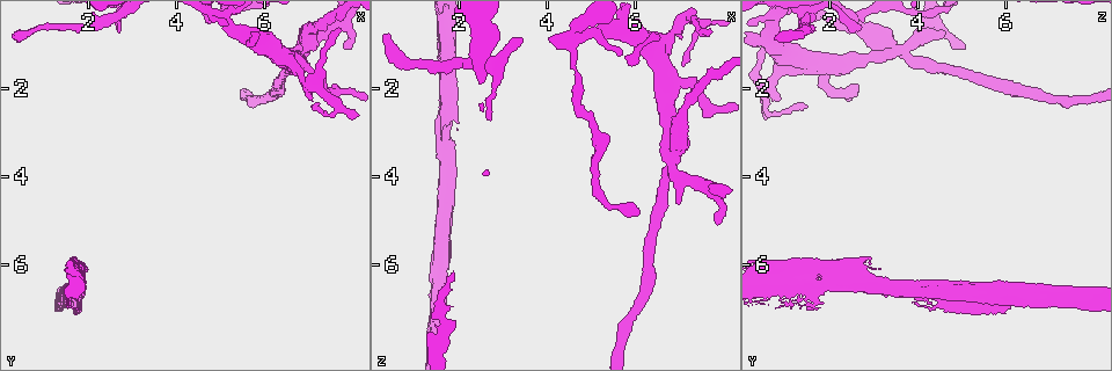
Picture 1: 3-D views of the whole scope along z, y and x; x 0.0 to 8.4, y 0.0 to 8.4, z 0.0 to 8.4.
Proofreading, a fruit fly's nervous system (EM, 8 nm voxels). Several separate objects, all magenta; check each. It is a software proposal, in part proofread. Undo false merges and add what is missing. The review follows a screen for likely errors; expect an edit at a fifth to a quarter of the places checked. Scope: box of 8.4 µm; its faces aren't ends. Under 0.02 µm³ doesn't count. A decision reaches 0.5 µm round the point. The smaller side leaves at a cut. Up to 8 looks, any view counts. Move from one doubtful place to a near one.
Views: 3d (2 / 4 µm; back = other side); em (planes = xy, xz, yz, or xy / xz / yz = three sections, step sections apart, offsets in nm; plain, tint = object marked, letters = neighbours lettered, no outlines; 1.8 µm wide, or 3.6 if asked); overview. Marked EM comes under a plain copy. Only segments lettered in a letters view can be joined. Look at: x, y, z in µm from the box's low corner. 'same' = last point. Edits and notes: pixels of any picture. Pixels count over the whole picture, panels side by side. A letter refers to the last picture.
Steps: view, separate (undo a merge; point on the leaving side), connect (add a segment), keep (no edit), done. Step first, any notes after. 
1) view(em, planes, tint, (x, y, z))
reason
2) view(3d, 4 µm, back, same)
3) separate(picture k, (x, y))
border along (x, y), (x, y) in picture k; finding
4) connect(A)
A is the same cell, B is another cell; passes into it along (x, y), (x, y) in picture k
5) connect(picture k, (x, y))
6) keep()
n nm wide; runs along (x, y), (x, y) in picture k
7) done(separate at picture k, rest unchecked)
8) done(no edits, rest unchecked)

view(em, 3.6 µm, xz, step 4, letters, (7.70, 0.75, 0.65))
thin end

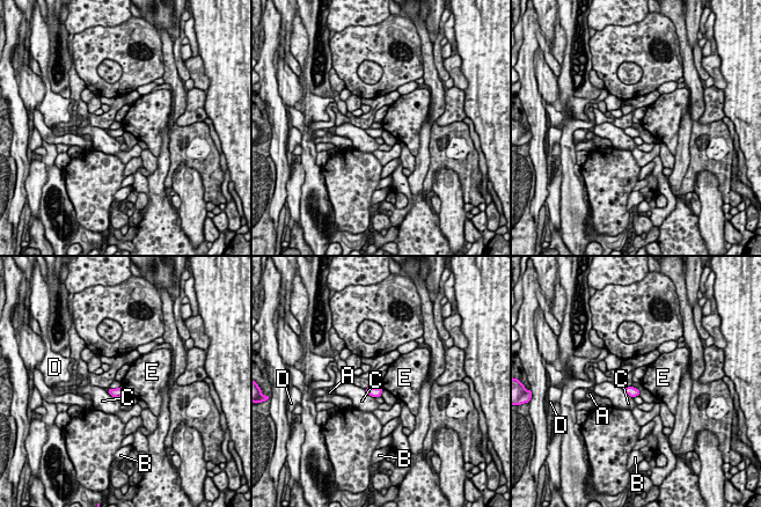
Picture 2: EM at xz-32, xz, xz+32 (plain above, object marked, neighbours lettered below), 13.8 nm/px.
view(em, 3.6 µm, planes, letters, same)
cut it another way

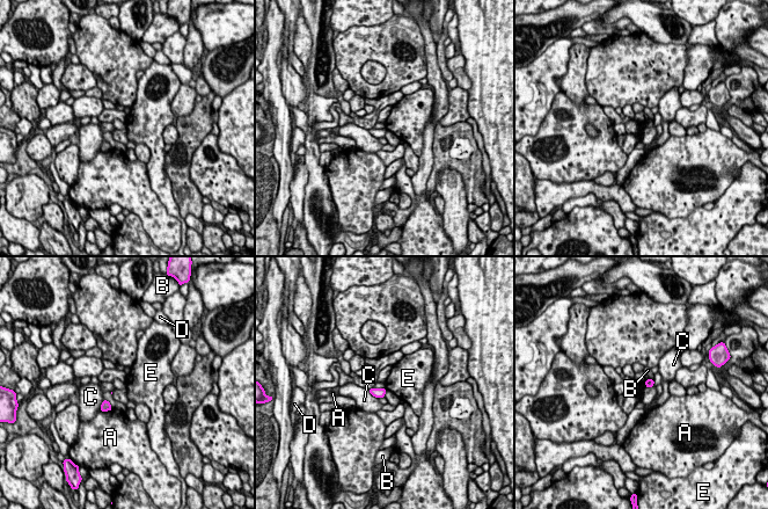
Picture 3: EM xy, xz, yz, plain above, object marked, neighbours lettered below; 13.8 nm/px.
keep()
A, B, C, D and E are other cells; border along (644, 382), (645, 385) in picture 3; none of them fits

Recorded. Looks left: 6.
view(em, planes, letters, (7.80, 1.15, 5.05))
an open end

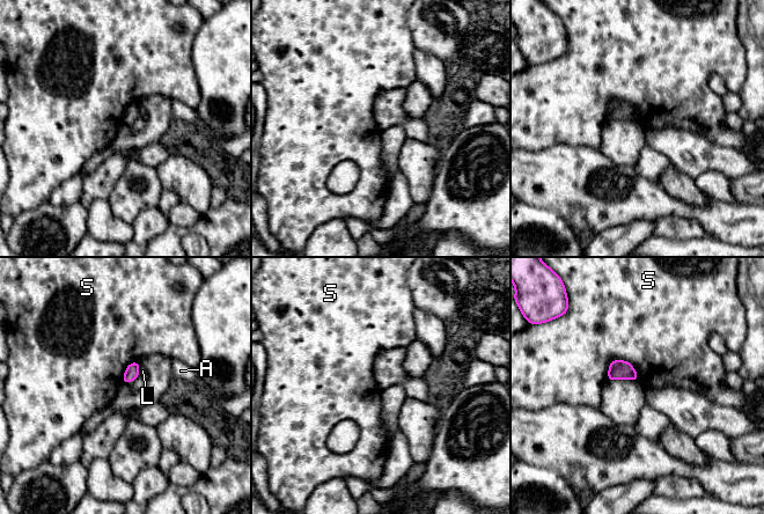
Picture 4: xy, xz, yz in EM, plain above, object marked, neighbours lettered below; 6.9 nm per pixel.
keep()
A, L and S are other cells; border along (609, 362), (626, 360), (638, 380) in picture 4; no lettered segment goes on from it

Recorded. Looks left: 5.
view(em, planes, letters, (1.75, 6.40, 0.60))
three-way junction

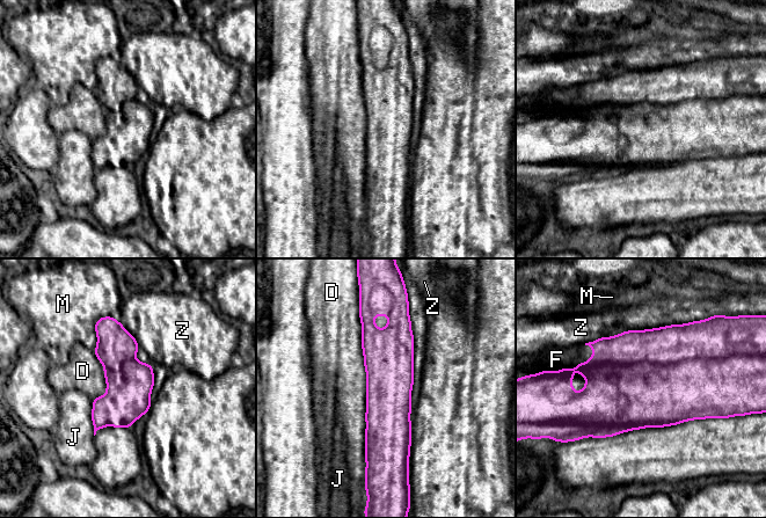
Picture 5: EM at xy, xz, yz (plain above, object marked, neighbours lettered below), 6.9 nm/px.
keep()
320 nm wide; D, F, J, M and Z are other cells; runs along (392, 319), (387, 438), (380, 458) in picture 5; all the same cell

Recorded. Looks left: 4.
done(no edits, rest unchecked)

